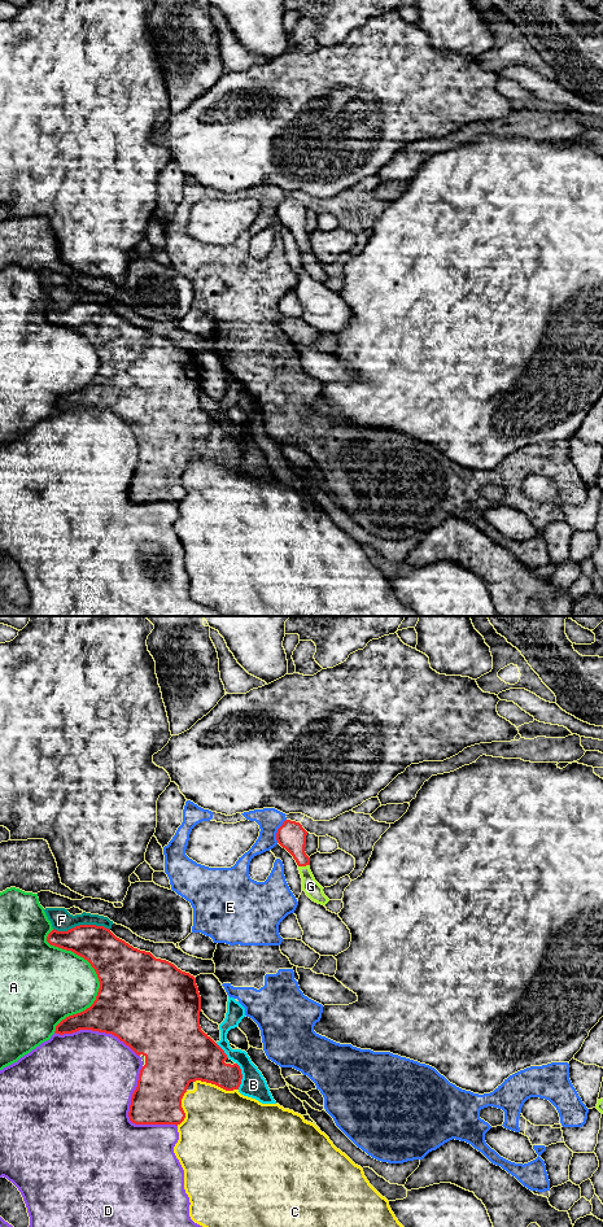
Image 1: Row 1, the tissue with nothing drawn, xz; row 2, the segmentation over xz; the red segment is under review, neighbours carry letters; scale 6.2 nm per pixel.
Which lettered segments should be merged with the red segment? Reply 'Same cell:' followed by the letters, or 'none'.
Same cell: G

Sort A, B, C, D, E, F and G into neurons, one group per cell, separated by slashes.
A / B / C / D / E / F / G

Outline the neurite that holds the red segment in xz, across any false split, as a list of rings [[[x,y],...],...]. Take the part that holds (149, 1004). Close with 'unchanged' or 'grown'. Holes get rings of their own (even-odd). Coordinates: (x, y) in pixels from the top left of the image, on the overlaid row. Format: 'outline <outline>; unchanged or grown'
outline [[[79,925],[67,931],[52,930],[47,942],[71,951],[95,969],[100,988],[93,1004],[69,1016],[56,1026],[56,1034],[92,1030],[117,1036],[137,1056],[145,1057],[128,1117],[135,1125],[180,1125],[185,1113],[182,1099],[191,1082],[201,1080],[226,1091],[239,1090],[242,1079],[237,1064],[226,1064],[224,1051],[201,1030],[201,996],[196,978],[174,964],[134,948],[109,929]]]; unchanged

